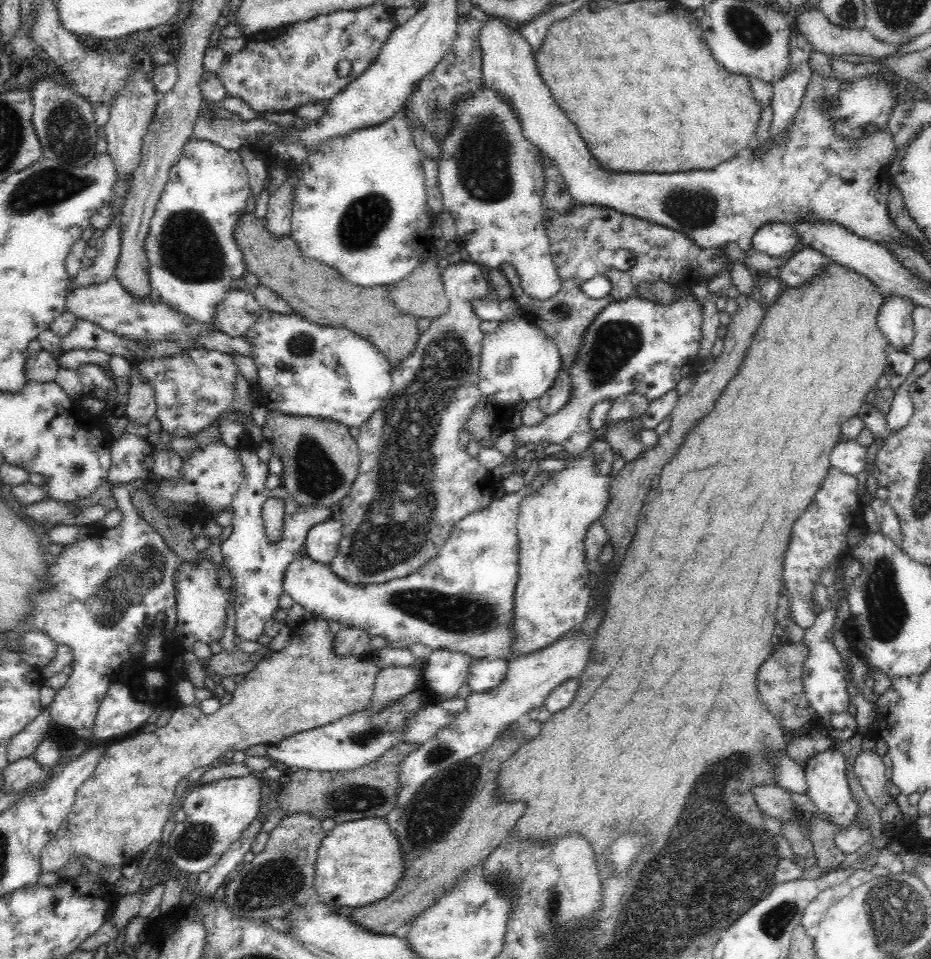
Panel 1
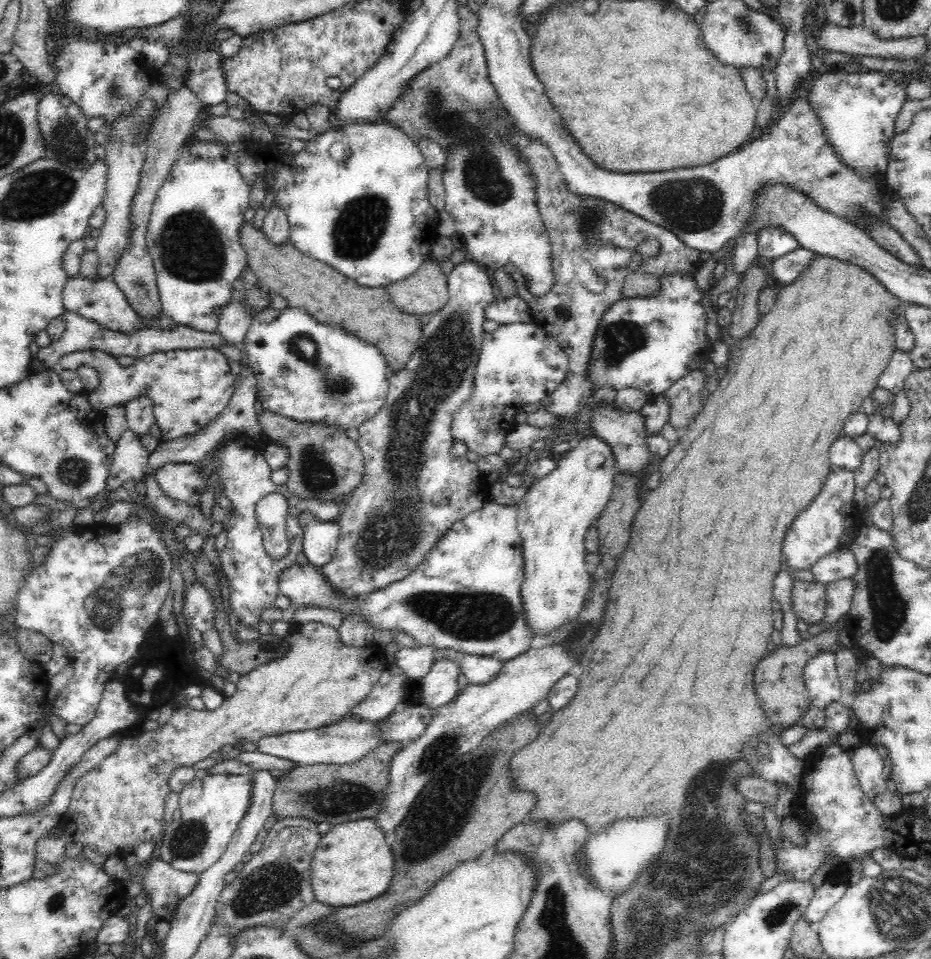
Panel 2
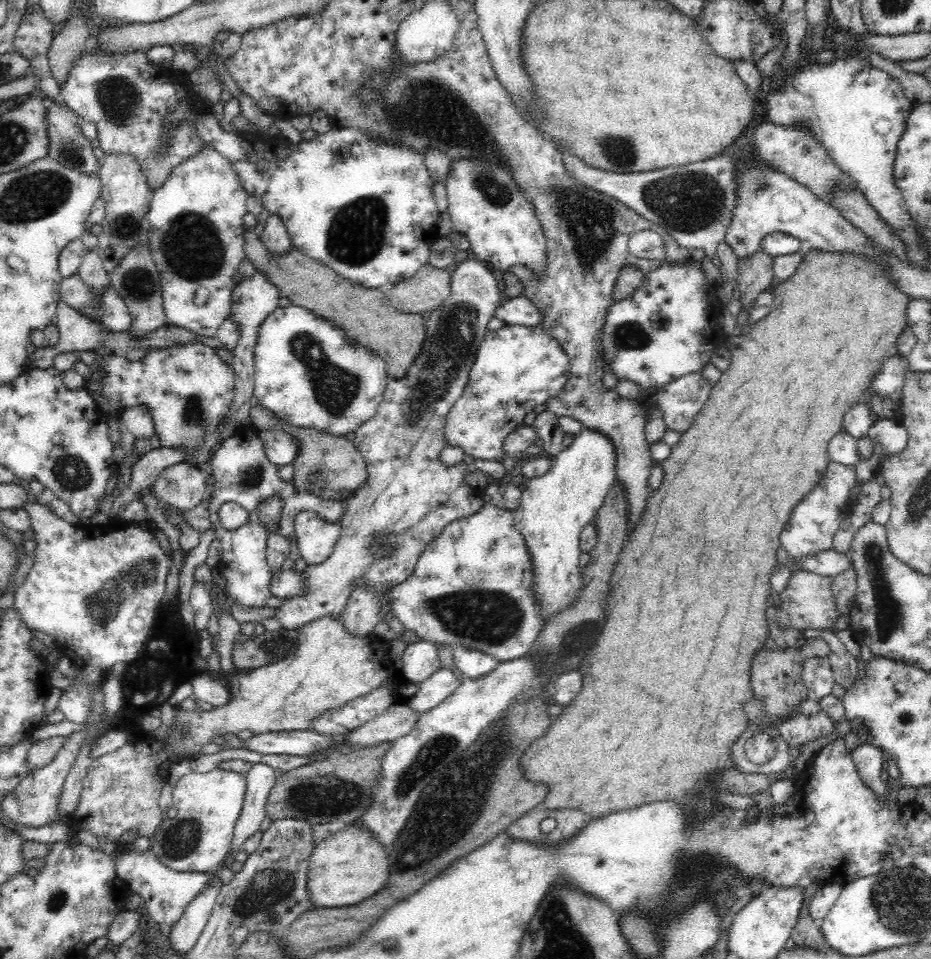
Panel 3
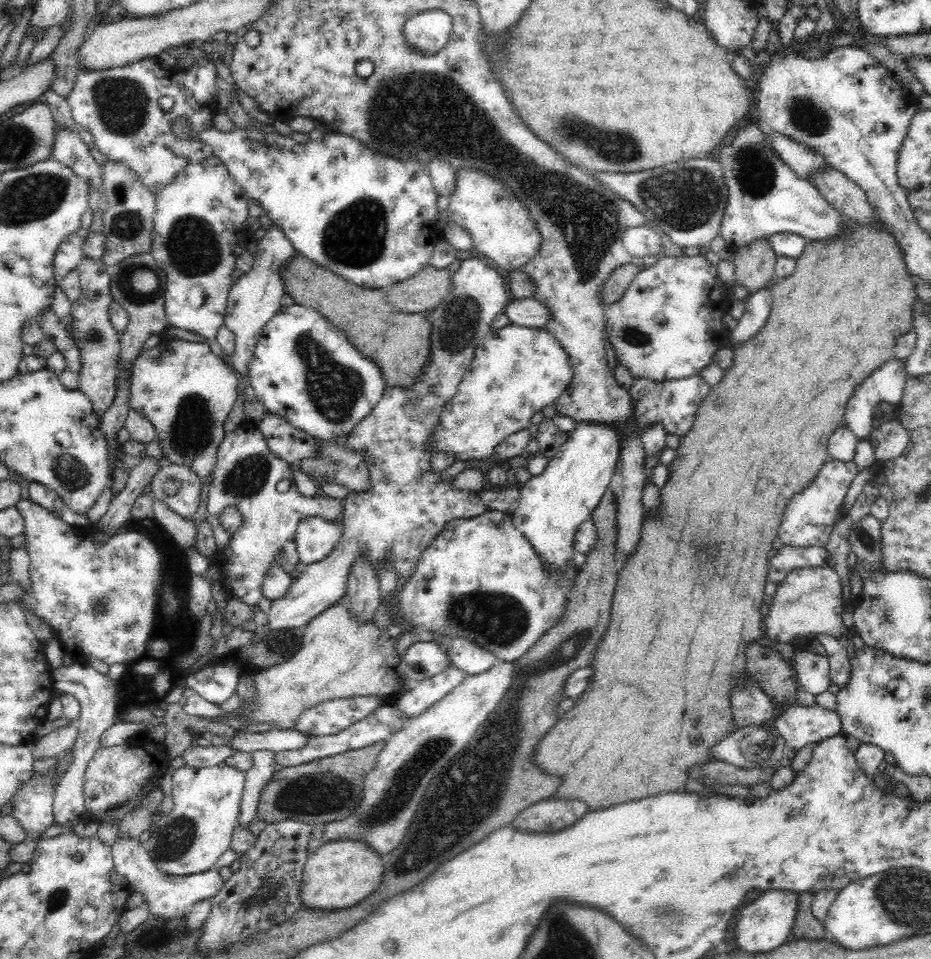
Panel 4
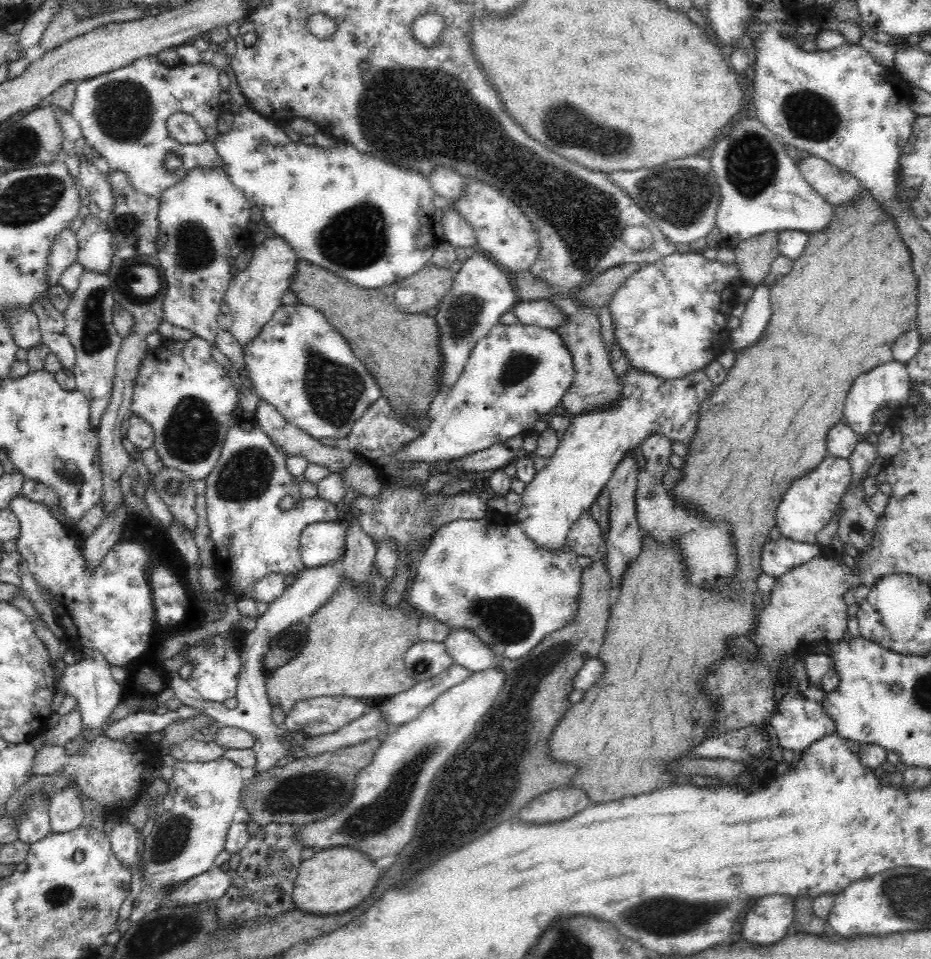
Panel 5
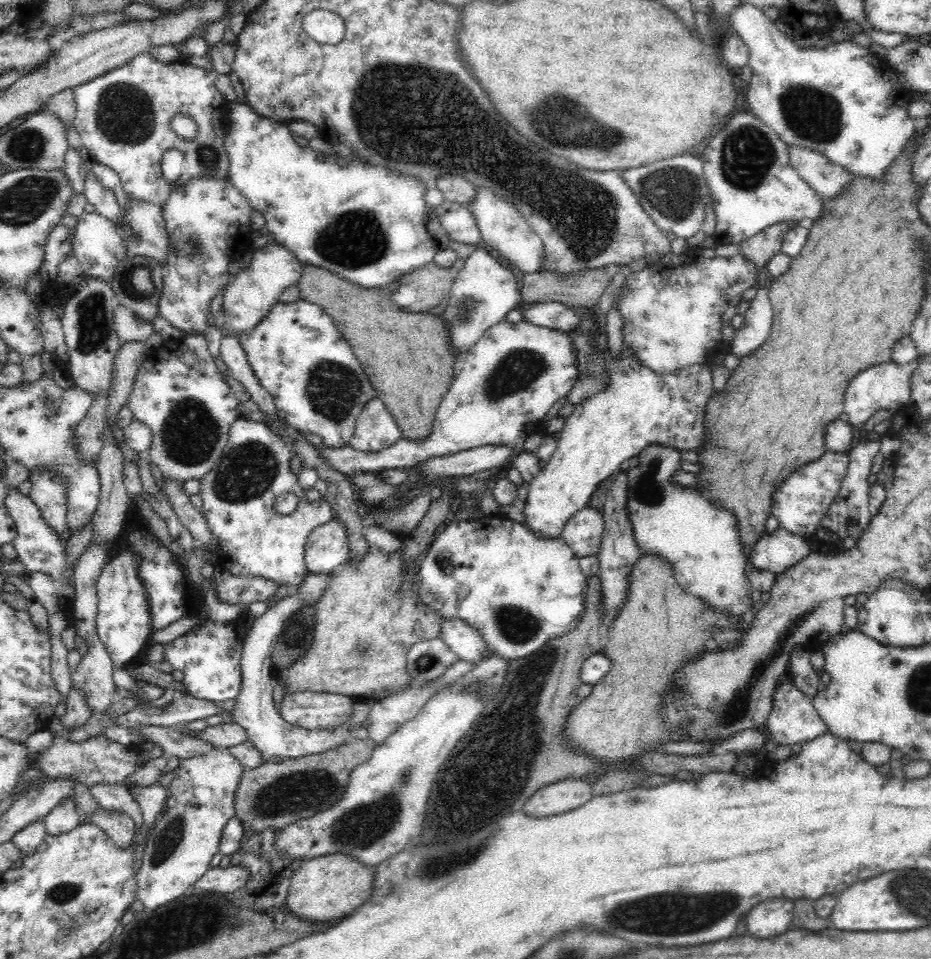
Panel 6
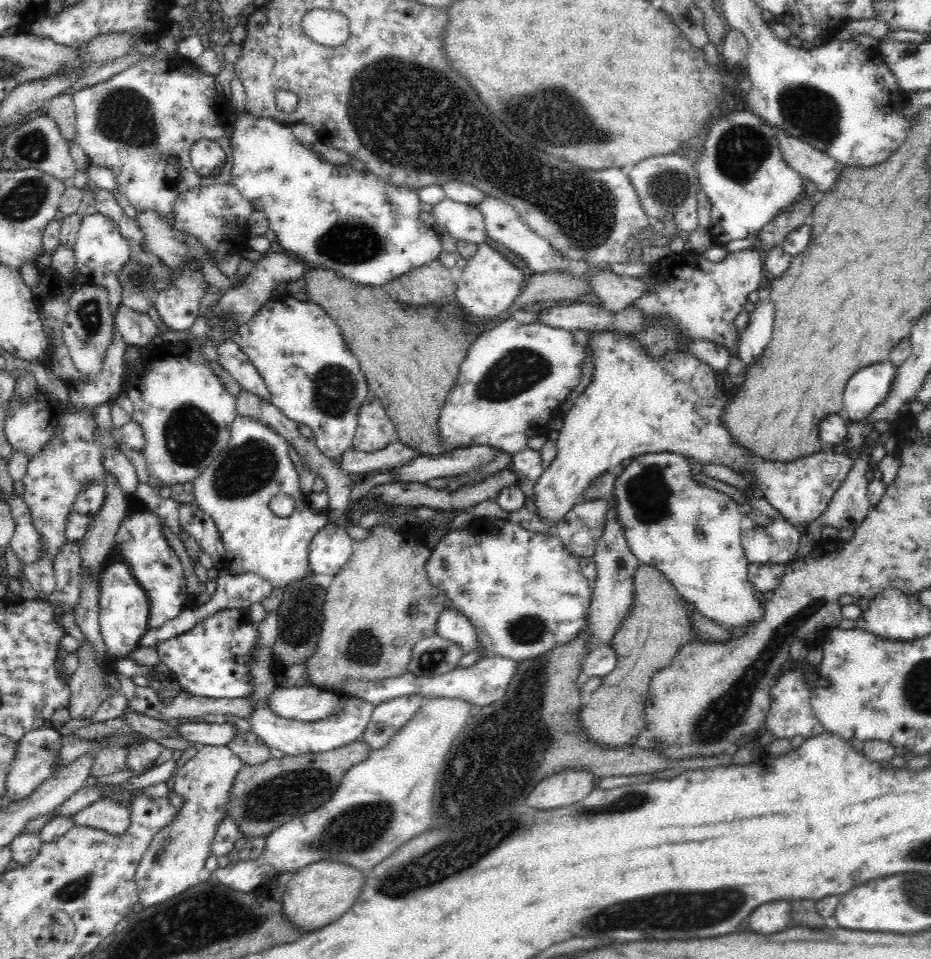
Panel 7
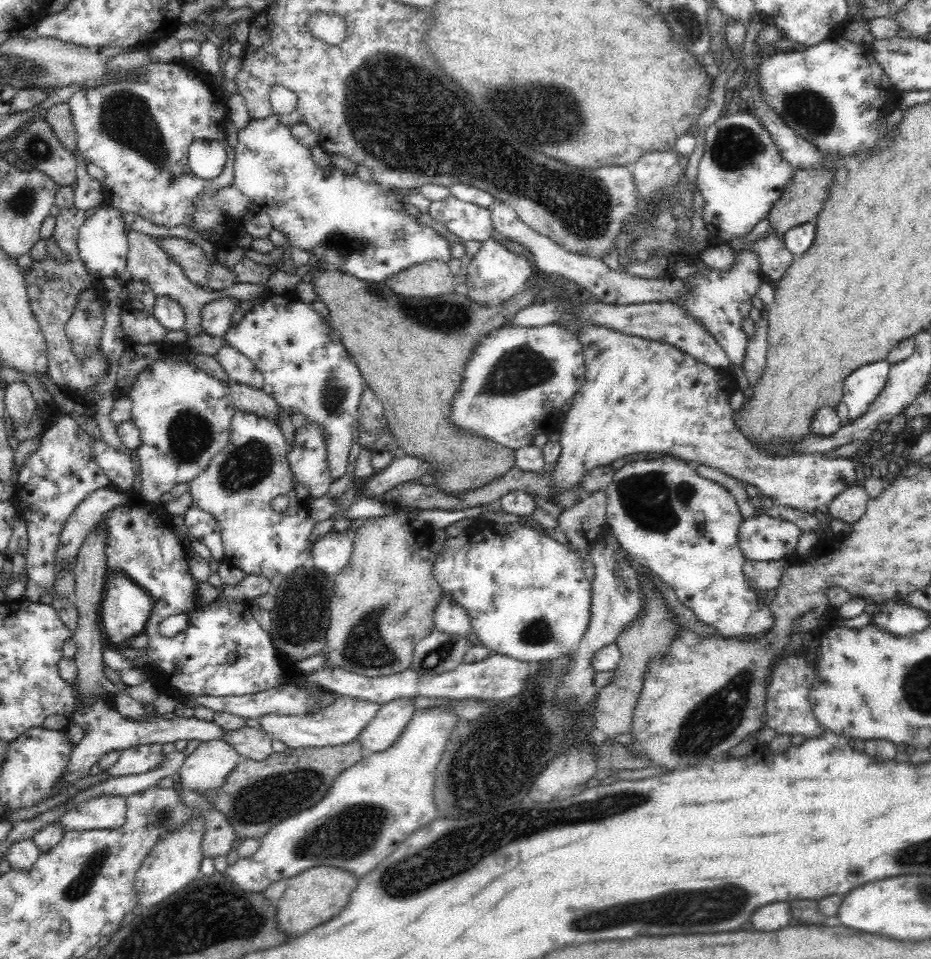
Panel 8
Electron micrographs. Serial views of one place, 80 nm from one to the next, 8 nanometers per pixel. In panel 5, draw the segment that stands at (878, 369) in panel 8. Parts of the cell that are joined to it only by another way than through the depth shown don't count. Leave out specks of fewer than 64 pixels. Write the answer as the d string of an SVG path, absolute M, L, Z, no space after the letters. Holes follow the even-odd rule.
M892 360L886 364L877 366L862 374L860 378L852 384L848 393L843 410L843 422L856 434L866 434L870 432L872 426L872 416L878 408L882 406L900 406L907 398L908 387L911 386L908 369L905 363Z

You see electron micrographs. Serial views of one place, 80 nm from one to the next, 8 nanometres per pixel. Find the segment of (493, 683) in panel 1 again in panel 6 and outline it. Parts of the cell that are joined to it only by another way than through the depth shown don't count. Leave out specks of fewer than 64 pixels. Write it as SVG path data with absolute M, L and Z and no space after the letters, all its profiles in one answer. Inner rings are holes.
M462 620L444 621L440 637L458 661L472 663L474 666L490 656L480 633Z

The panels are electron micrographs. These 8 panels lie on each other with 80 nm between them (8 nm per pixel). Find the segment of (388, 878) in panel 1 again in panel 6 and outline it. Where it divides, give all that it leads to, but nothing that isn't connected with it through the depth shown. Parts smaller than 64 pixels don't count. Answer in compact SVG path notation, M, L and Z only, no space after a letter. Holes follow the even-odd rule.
M343 852L324 855L304 861L292 877L285 908L302 920L324 922L344 918L371 896L375 877L374 867L366 866Z

